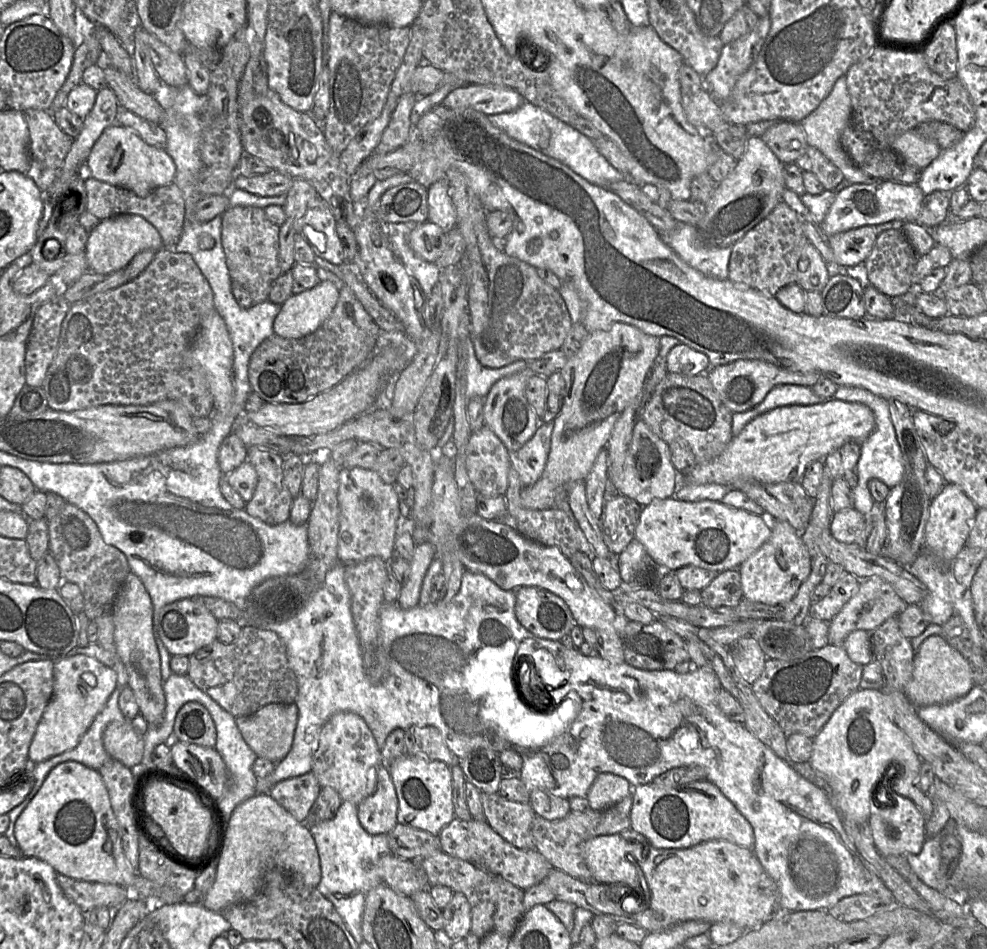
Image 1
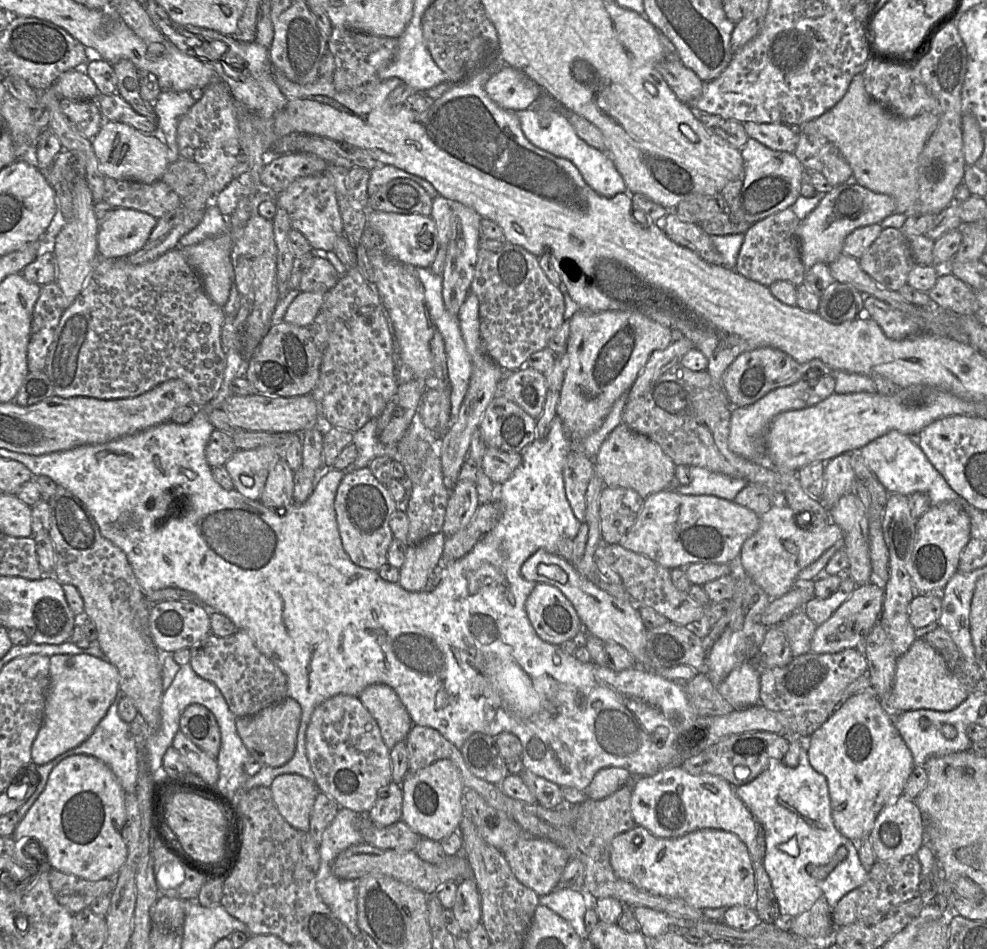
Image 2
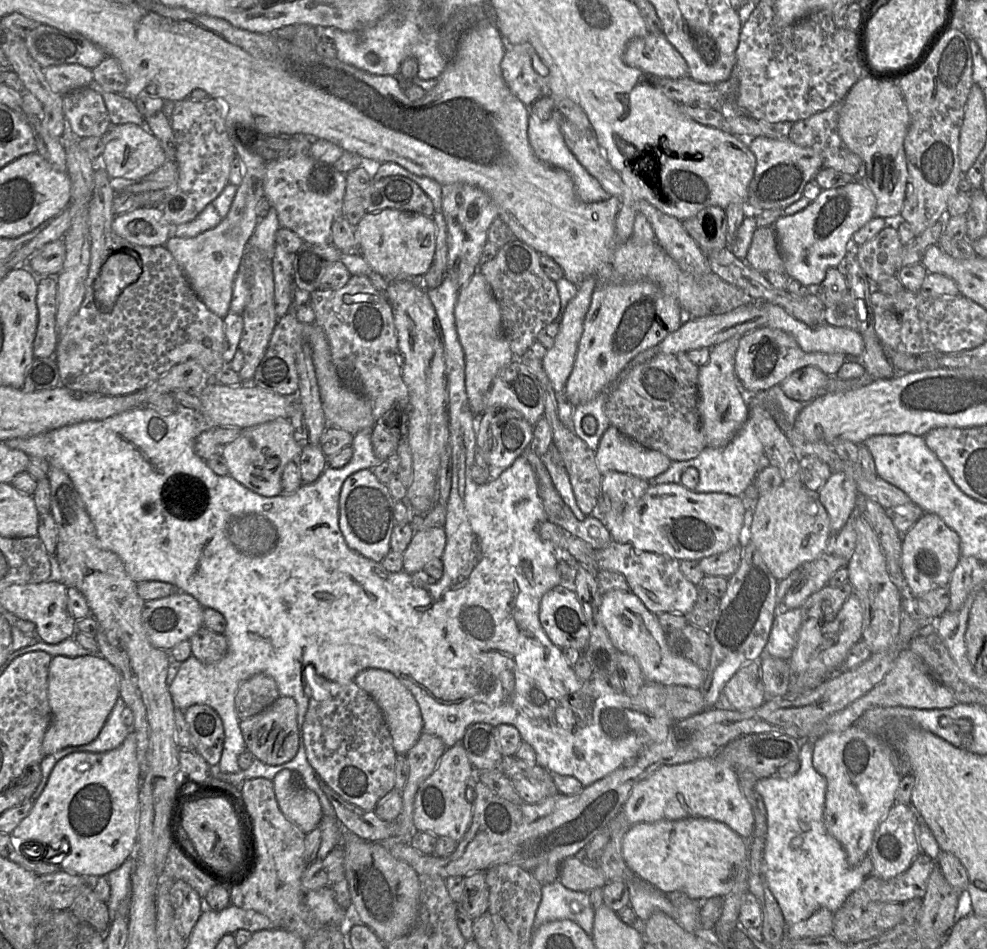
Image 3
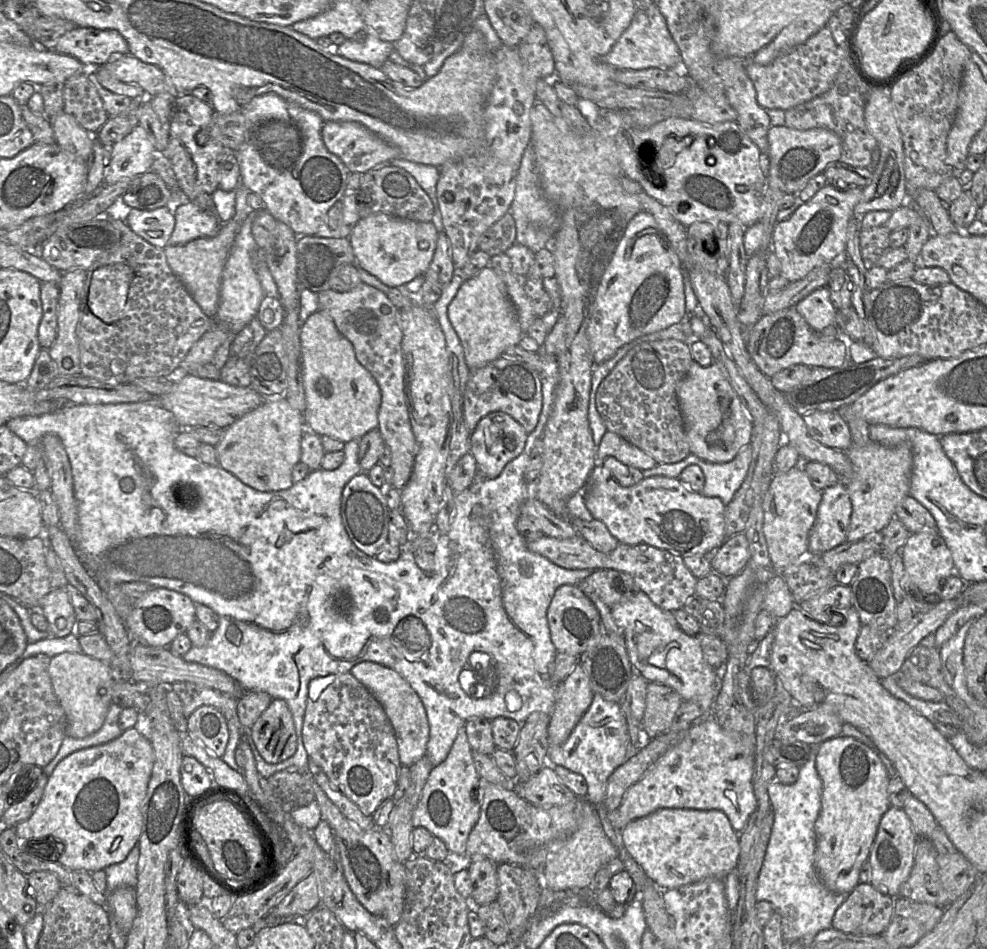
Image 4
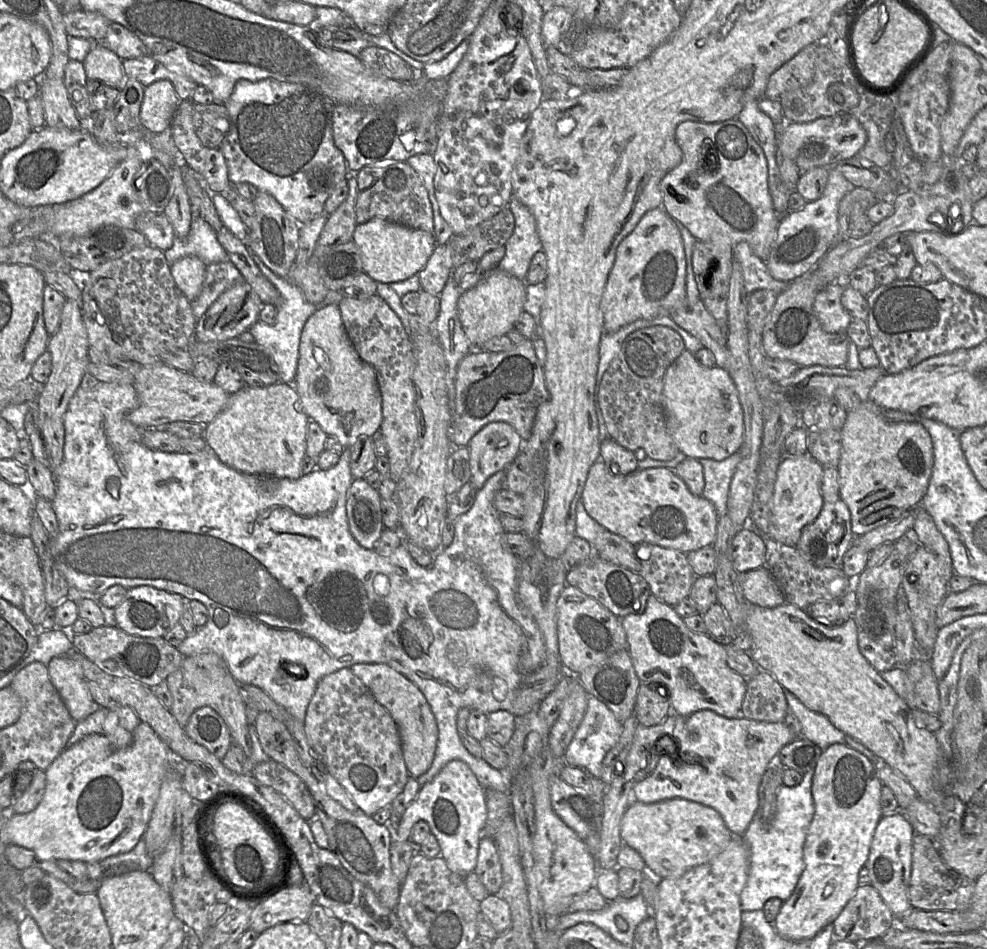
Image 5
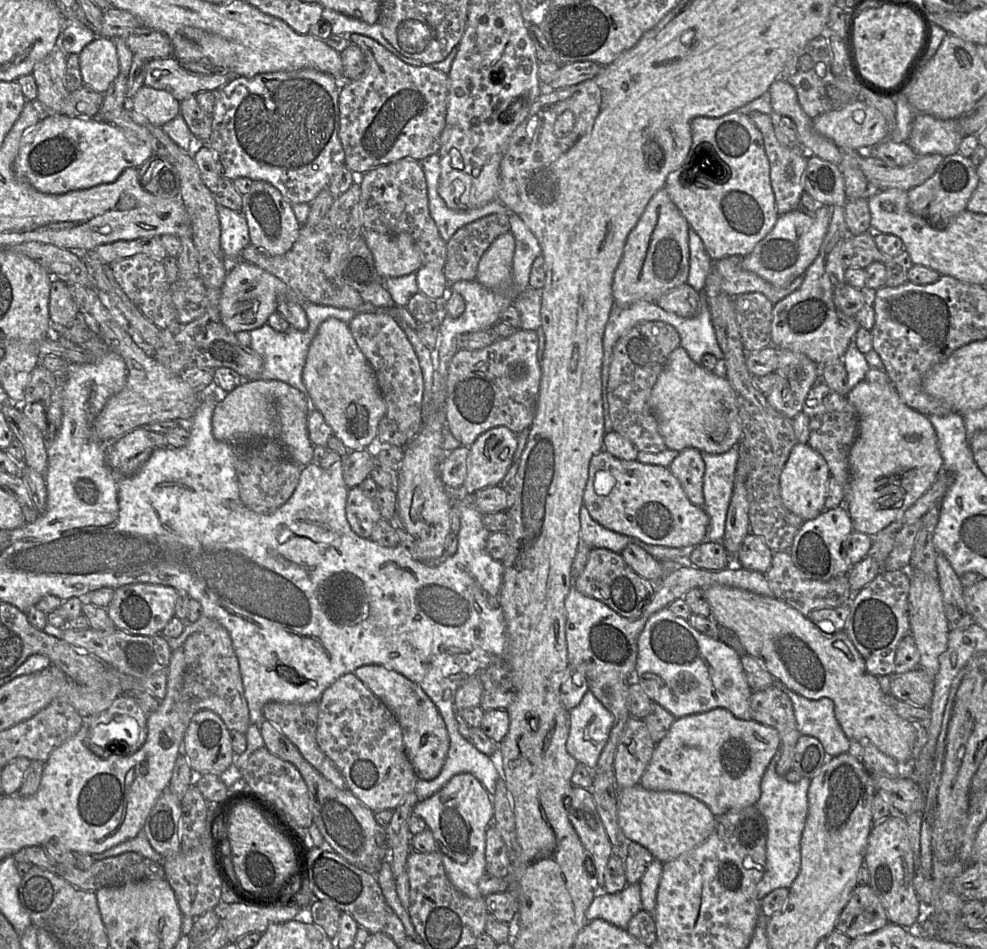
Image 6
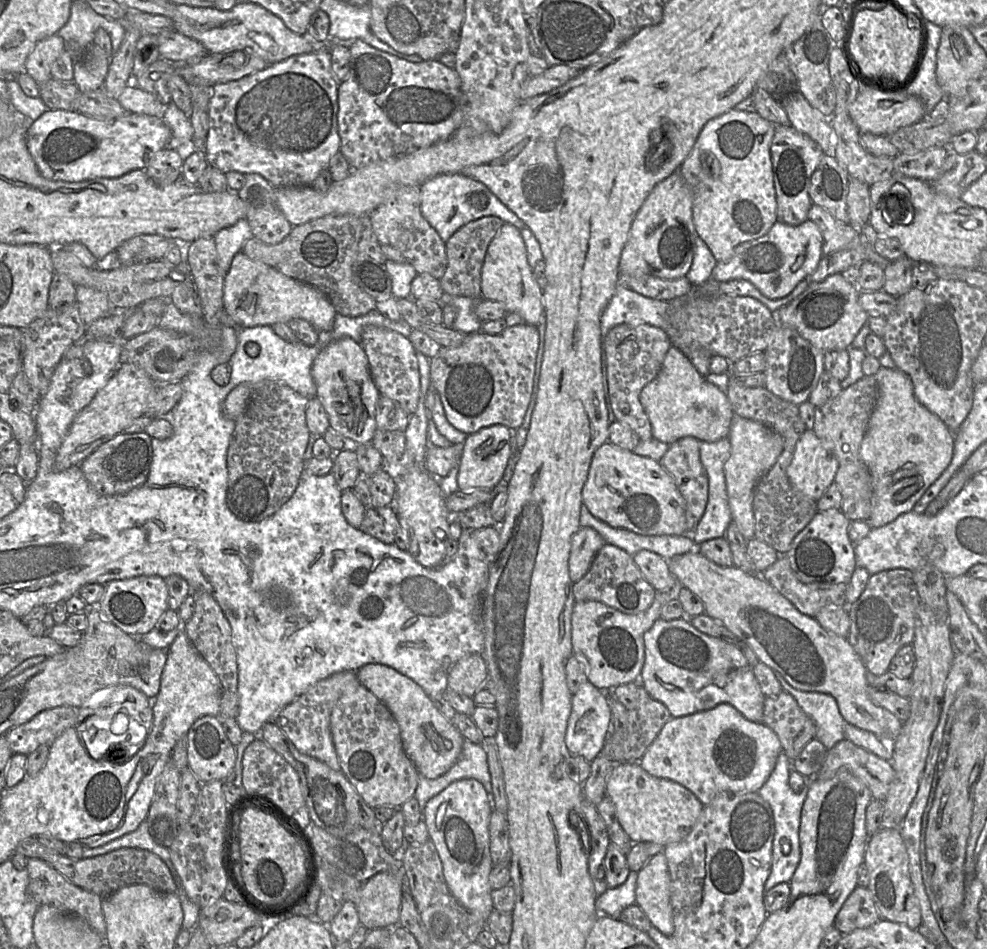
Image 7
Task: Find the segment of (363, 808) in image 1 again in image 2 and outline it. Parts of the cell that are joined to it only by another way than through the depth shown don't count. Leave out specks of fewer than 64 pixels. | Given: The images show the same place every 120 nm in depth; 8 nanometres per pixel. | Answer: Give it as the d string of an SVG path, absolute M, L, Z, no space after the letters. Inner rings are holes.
M391 781L378 795L366 816L378 826L388 826L402 817L403 791L400 784Z

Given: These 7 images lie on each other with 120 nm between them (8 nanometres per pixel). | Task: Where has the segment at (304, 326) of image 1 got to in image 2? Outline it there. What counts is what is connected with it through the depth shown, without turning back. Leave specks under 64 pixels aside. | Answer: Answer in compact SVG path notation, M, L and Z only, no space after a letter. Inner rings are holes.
M301 292L289 305L283 321L295 326L308 326L321 311L325 292Z

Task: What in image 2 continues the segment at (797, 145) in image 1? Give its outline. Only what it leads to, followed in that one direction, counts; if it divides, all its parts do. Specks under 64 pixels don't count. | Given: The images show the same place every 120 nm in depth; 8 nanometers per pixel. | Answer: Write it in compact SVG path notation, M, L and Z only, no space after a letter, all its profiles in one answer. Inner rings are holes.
M745 122L743 127L750 138L766 147L782 152L794 153L799 134L786 124Z

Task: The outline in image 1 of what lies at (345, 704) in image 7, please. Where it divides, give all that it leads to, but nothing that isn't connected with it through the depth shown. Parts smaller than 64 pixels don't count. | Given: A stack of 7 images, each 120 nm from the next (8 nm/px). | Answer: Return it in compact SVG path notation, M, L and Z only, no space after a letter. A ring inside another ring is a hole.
M339 712L324 725L313 757L312 771L321 787L334 788L344 801L359 805L373 794L378 784L382 750L365 720L354 712Z

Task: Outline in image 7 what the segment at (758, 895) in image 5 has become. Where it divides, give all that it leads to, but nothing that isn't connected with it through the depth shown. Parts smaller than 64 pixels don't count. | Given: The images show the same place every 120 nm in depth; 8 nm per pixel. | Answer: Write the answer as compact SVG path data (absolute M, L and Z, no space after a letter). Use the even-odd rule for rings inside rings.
M781 752L777 758L773 772L758 791L760 796L770 805L775 823L771 870L764 884L764 893L778 883L790 882L801 859L799 829L801 825L802 808L807 798L810 783L807 782L801 792L794 792L789 785L789 775L791 771L792 761L785 753Z

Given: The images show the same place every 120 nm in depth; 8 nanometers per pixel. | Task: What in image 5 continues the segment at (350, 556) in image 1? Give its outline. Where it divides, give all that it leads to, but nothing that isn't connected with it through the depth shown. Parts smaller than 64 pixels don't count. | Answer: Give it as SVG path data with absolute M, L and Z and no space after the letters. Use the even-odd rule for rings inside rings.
M365 478L353 479L348 489L346 510L349 530L366 549L374 549L384 529L382 498Z

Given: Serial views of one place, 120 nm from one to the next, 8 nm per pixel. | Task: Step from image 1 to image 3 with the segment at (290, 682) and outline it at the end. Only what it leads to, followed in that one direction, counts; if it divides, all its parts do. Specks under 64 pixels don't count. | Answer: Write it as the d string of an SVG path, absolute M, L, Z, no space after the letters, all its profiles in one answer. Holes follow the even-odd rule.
M201 627L190 638L192 655L205 664L213 664L225 657L229 648L227 635ZM258 673L243 681L236 693L235 706L239 719L259 714L280 696L273 677Z

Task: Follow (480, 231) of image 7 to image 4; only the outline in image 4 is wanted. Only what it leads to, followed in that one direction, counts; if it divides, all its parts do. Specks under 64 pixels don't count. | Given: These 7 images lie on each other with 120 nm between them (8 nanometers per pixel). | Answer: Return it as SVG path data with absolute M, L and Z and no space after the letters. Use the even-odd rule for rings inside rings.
M508 211L496 221L480 238L478 250L490 256L500 254L515 243L516 225Z

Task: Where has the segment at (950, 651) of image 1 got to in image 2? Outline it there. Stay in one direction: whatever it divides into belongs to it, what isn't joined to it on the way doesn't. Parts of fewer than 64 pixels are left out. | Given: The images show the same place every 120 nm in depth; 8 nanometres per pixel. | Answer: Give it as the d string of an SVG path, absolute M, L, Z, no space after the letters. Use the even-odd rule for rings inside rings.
M924 638L915 639L908 651L897 658L896 673L890 694L886 700L880 700L885 709L890 712L905 712L918 709L931 709L934 711L951 711L958 707L969 693L959 679L949 669L943 656L930 646Z

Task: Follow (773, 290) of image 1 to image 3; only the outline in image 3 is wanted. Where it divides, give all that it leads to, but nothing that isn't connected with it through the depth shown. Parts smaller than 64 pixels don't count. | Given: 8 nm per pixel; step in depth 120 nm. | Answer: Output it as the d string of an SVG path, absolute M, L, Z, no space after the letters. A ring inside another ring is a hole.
M774 225L756 228L744 260L750 267L763 274L768 271L785 273Z

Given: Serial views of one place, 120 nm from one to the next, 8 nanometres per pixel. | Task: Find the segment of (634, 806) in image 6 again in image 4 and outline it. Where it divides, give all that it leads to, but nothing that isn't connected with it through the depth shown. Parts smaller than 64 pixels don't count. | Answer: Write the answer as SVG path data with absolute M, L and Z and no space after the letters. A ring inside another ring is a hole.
M659 809L627 824L620 838L628 854L662 890L707 878L724 879L736 867L740 854L739 835L718 810Z

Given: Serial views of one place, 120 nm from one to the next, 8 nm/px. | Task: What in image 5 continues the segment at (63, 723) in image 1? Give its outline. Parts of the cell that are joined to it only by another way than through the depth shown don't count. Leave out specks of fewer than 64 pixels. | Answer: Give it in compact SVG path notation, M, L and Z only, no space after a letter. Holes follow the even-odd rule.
M54 657L47 667L53 686L76 722L84 720L100 708L93 700L87 683L71 666L69 658Z

